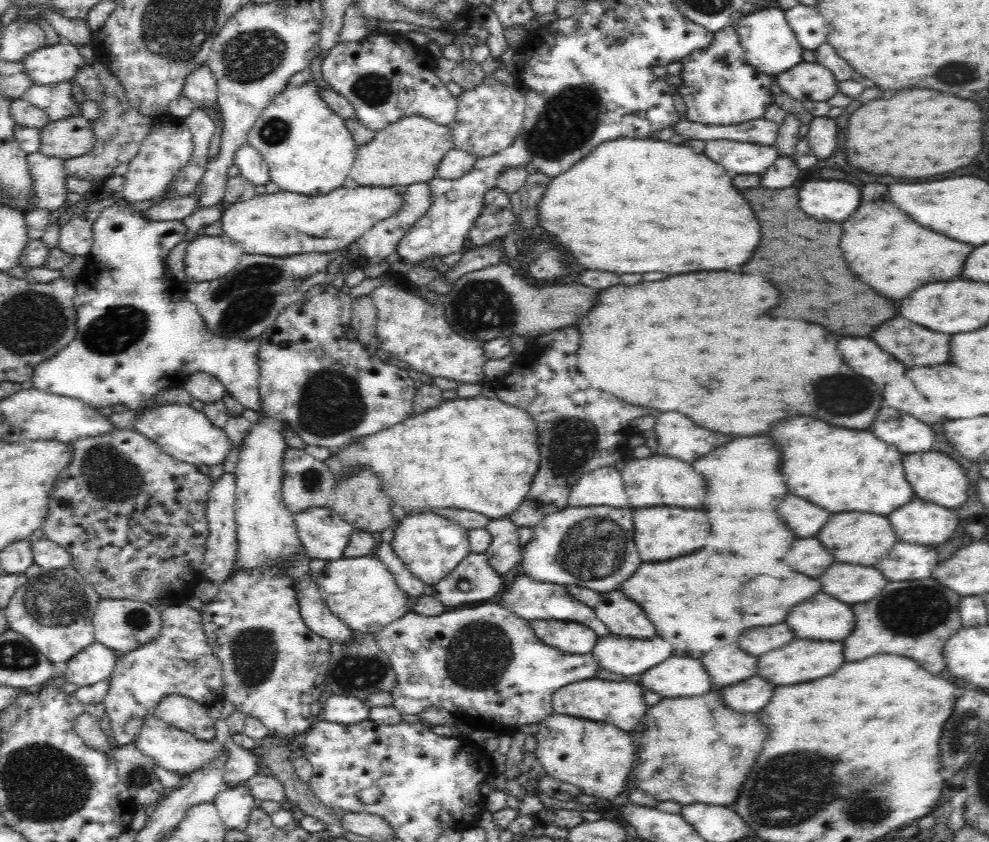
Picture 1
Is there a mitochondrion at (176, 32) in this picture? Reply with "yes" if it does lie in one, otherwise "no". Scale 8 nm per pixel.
yes

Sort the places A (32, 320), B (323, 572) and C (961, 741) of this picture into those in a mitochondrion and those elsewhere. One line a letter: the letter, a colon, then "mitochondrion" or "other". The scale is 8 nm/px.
A: mitochondrion
B: other
C: mitochondrion

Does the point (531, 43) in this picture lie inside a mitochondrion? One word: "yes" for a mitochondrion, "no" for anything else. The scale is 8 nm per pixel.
no

